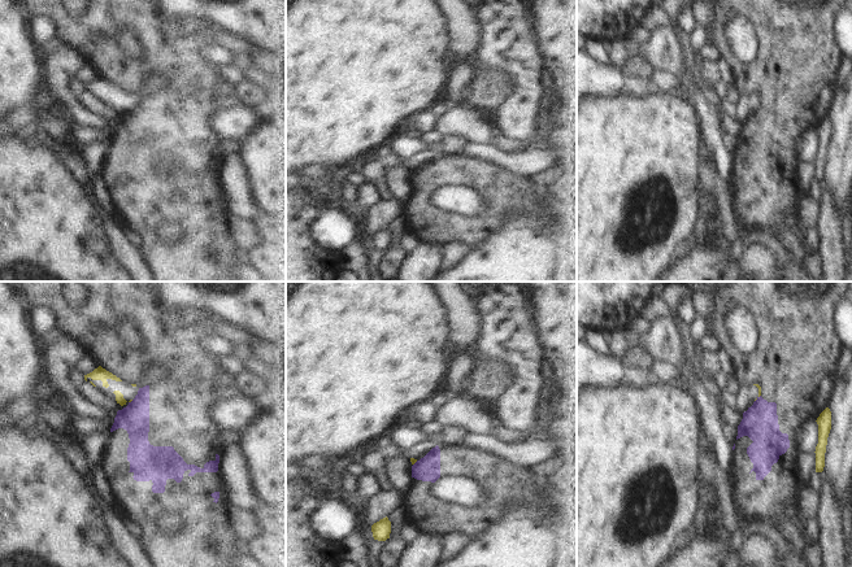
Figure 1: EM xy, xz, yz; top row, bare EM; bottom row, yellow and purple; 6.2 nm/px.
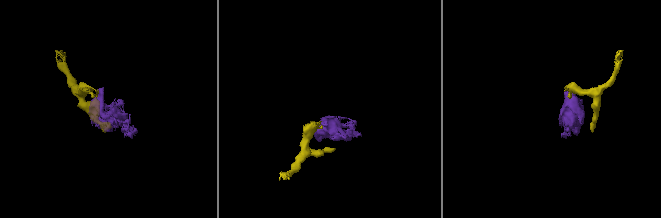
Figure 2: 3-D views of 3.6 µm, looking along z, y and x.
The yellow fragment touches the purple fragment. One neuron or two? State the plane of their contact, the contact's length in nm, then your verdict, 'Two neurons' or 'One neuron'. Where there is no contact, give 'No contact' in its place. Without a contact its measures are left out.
Touches yellow in yz. Shared border 60 nm. Two neurons

